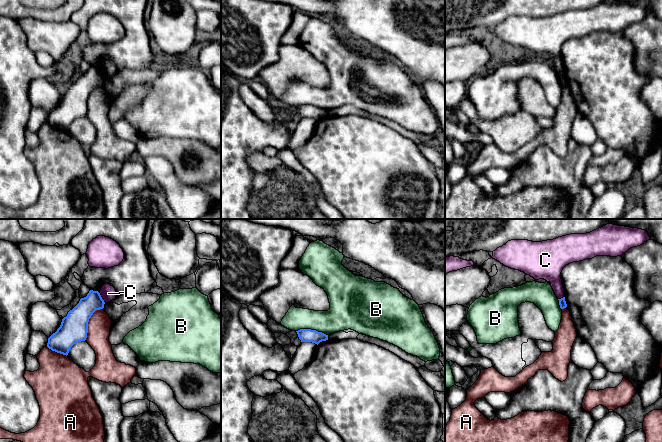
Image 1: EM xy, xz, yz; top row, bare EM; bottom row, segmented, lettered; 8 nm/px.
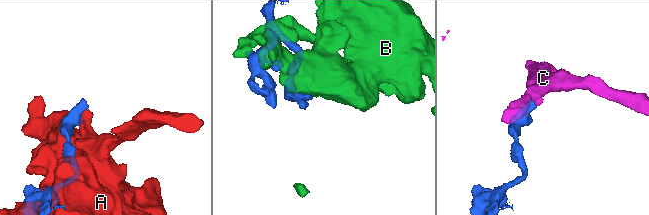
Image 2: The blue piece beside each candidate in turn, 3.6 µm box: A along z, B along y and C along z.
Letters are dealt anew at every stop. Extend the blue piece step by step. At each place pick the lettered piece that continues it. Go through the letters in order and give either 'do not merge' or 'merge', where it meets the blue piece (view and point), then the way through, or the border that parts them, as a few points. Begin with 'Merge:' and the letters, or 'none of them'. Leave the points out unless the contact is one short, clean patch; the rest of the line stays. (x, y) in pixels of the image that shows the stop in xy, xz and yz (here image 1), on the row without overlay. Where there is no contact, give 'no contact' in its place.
Merge: none of them
A: do not merge; contact xy (88, 97)
B: do not merge; contact xz (312, 106); border xz (296, 106), (315, 105), (327, 111)
C: do not merge; contact xy (101, 74); border xy (99, 69), (105, 78)

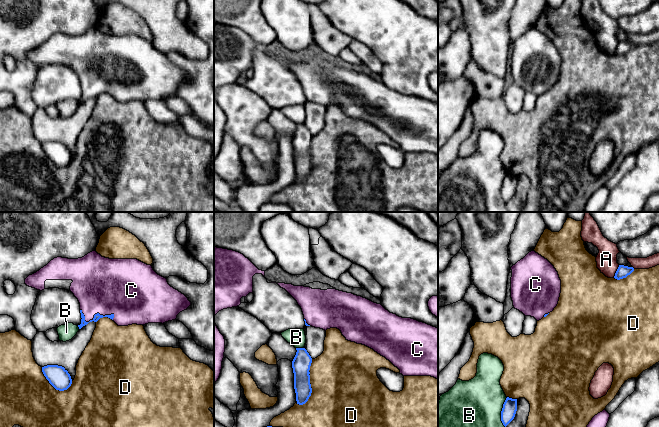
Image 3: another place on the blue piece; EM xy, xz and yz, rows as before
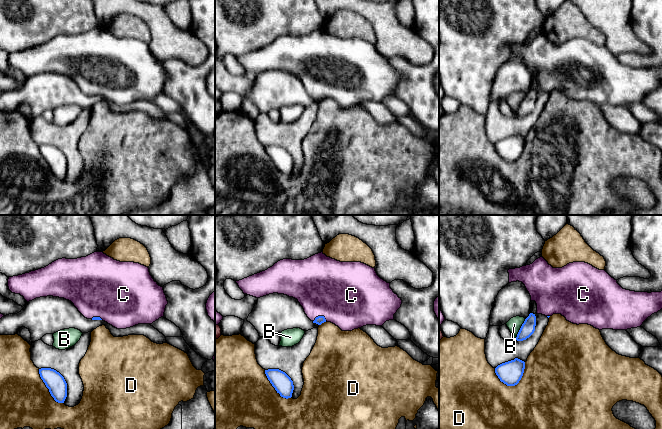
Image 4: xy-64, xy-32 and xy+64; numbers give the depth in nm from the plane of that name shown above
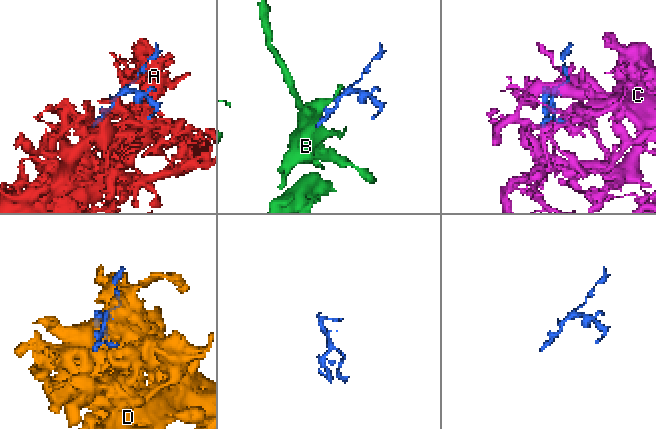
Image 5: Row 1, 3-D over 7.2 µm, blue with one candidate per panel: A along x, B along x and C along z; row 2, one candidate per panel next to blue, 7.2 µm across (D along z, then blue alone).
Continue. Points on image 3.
Merge: C
A: do not merge; contact yz (616, 47)
B: do not merge; contact yz (501, 188)
C: merge; contact xy (94, 91); way xy (97, 92), (94, 91), (102, 61)
D: do not merge; contact xz (310, 160)

